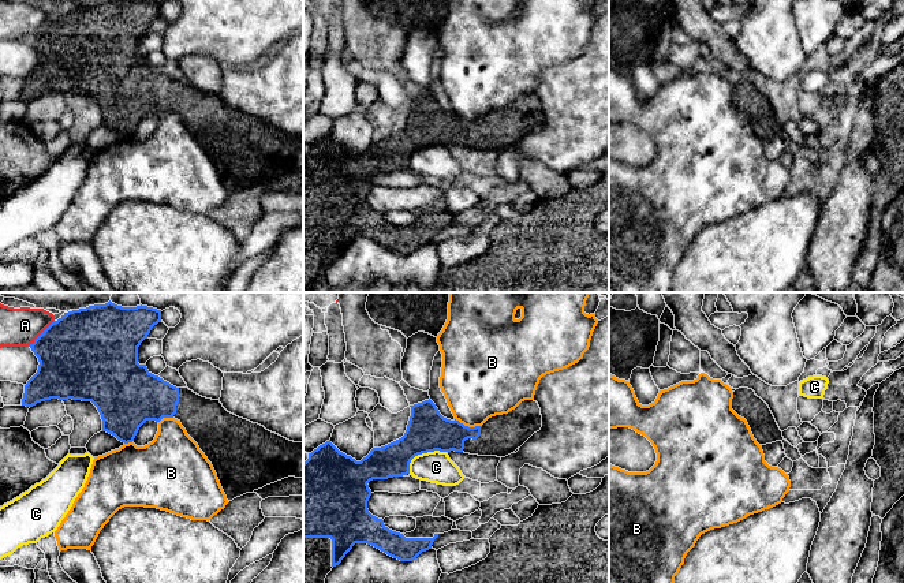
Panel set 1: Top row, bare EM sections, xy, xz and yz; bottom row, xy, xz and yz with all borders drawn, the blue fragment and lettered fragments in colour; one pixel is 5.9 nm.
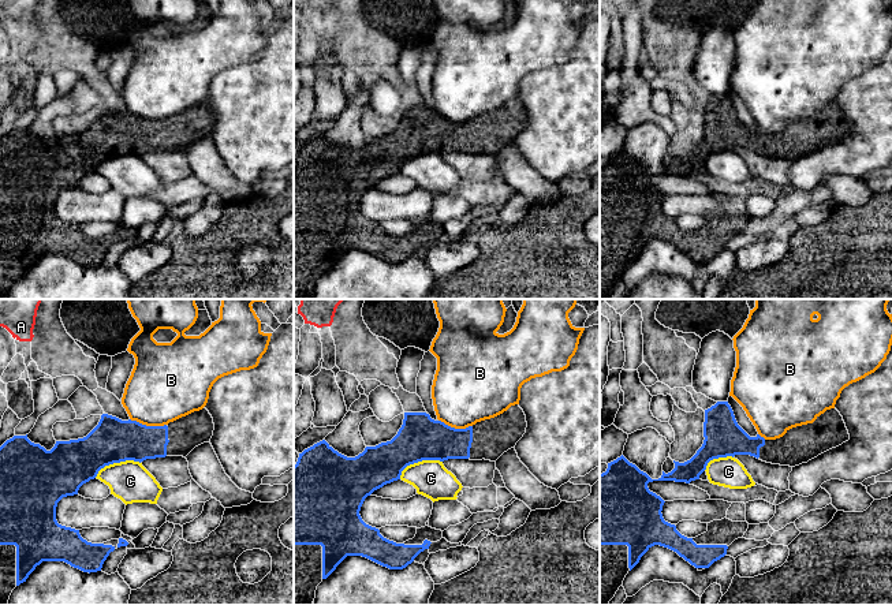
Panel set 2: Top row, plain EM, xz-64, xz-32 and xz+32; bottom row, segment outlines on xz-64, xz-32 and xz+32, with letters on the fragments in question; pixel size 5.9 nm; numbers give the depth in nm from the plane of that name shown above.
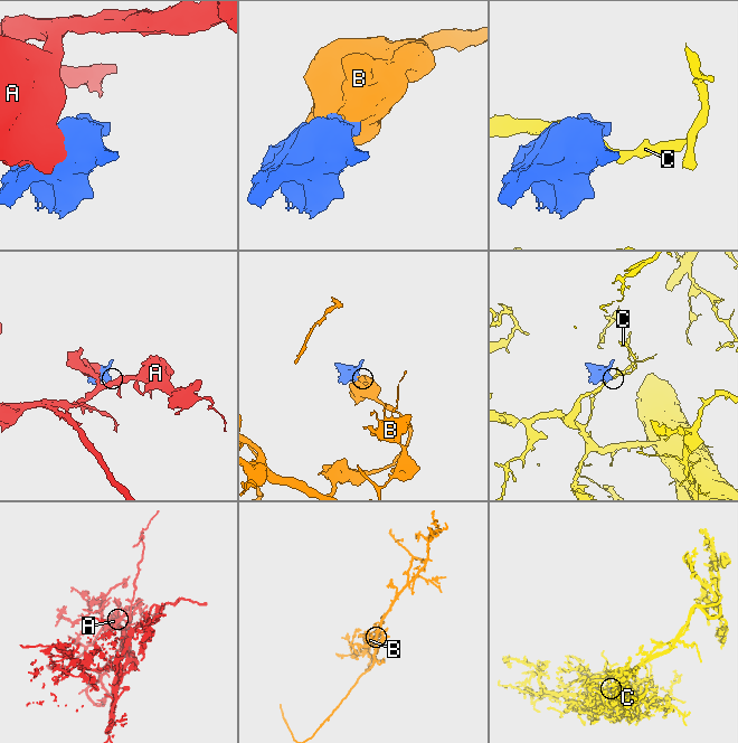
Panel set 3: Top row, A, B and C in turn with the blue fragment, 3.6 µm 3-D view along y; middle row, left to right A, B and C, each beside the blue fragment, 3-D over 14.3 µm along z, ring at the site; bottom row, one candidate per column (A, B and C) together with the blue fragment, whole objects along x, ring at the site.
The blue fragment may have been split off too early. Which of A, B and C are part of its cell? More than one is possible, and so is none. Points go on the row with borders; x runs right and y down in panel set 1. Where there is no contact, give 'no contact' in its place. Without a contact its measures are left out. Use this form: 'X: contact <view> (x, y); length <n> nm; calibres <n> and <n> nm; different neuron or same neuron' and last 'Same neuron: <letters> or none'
A: contact xy (41, 333); length 220 nm; calibres 480 and 220 nm; different neuron
B: contact xz (467, 426); length 160 nm; calibres 240 and 400 nm; different neuron
C: contact xz (422, 452); length 260 nm; calibres 240 and 190 nm; different neuron
Same neuron: none

